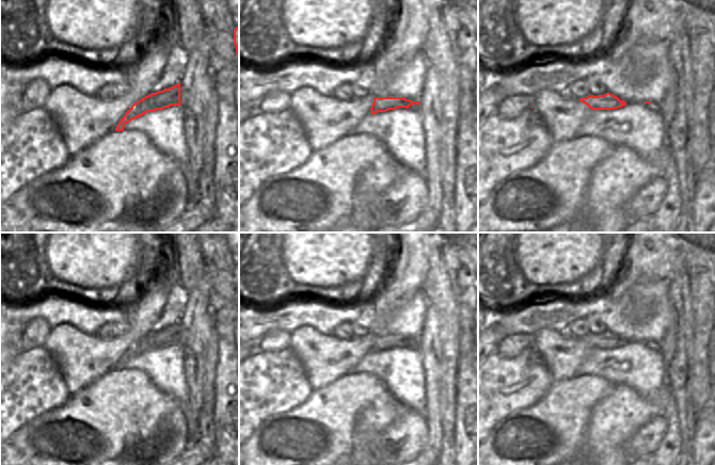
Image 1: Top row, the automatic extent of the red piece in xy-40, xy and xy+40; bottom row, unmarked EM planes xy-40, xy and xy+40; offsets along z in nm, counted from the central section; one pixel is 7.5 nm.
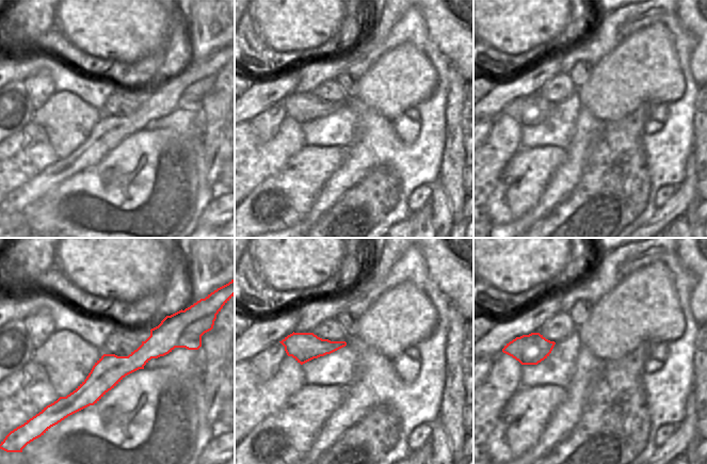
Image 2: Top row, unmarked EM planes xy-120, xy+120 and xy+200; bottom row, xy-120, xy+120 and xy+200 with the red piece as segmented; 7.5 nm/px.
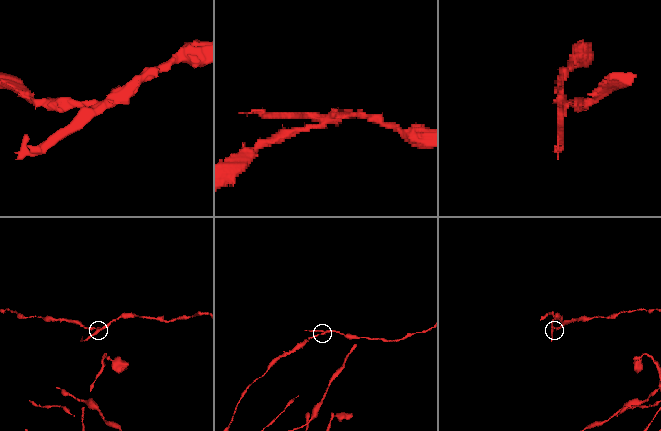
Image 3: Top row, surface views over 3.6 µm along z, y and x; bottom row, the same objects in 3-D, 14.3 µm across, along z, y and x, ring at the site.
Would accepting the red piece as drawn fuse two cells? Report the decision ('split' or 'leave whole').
split

